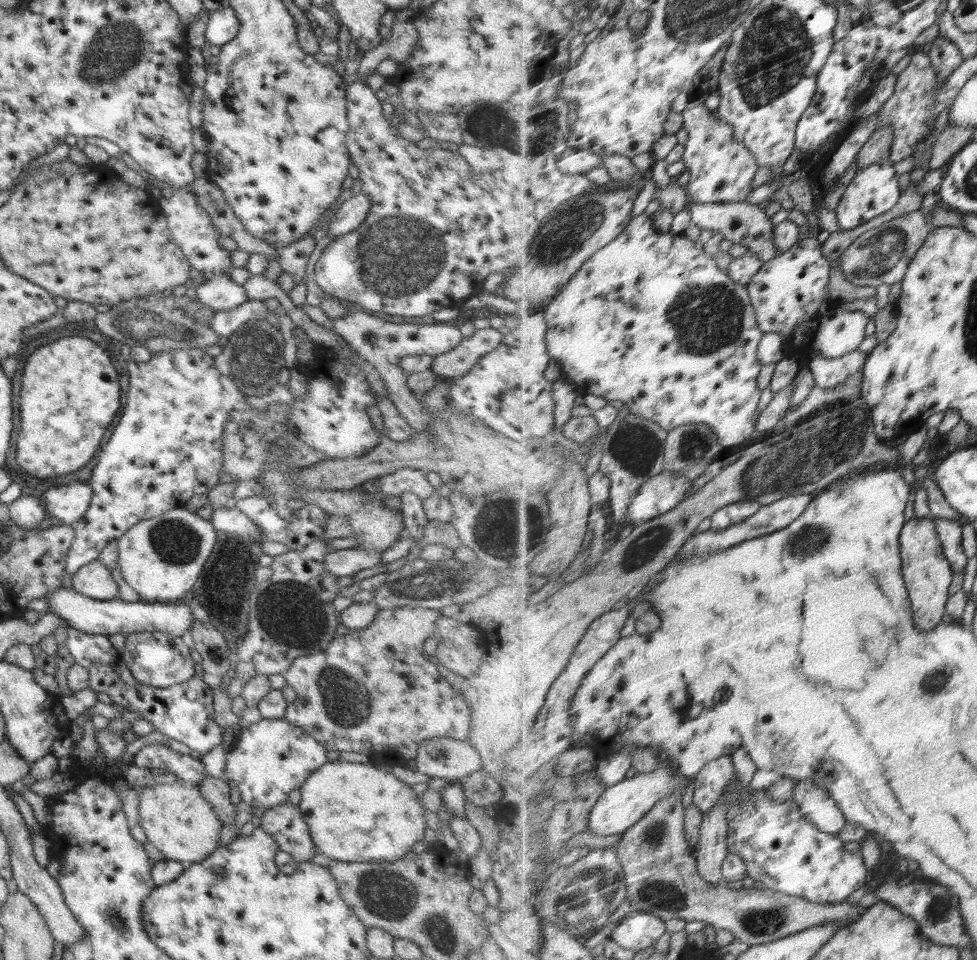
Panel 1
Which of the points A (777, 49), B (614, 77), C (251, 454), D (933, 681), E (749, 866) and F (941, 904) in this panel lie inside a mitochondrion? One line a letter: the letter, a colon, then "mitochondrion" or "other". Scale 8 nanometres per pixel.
A: mitochondrion
B: other
C: other
D: mitochondrion
E: other
F: mitochondrion

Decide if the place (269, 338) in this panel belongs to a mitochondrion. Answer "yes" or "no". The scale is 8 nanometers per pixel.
yes

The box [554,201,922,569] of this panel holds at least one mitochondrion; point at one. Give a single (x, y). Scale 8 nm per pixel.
(802, 458)

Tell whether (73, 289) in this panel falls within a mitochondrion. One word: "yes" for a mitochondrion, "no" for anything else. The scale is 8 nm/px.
no

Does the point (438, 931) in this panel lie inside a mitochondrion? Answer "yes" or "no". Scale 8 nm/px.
yes

